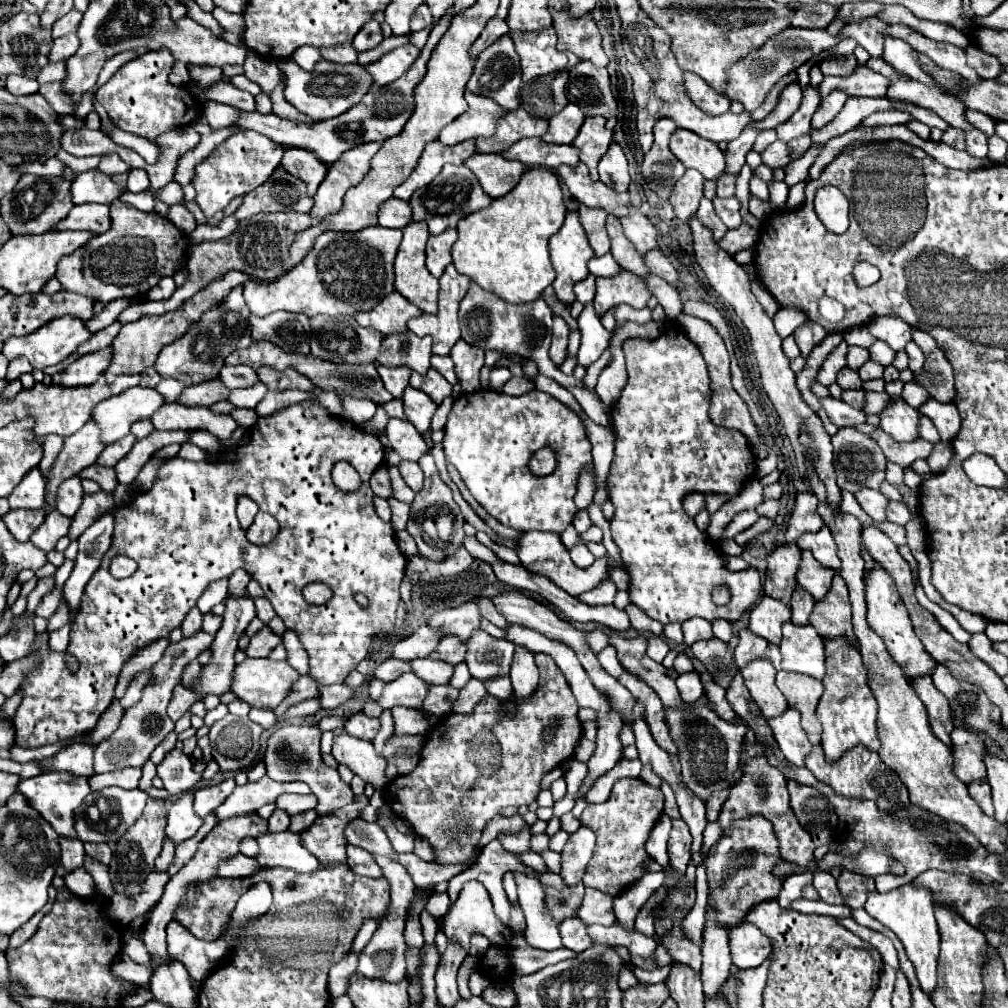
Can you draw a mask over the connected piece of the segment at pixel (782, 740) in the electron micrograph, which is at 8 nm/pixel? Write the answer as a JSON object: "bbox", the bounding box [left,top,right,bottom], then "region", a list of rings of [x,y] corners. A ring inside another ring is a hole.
{"bbox":[769,708,811,766],"region":[[[787,708],[781,716],[769,720],[769,724],[785,758],[795,766],[803,766],[803,758],[811,752],[811,742],[799,724],[799,712]]]}

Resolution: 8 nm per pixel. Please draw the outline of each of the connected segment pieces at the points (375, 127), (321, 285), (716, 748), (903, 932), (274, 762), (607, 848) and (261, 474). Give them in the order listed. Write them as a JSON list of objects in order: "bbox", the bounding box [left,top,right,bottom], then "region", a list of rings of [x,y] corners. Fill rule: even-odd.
[{"bbox":[233,7,452,162],"region":[[[452,7],[447,10],[447,16],[441,18],[441,22],[433,28],[433,32],[429,34],[429,40],[425,44],[425,48],[421,50],[421,56],[415,60],[413,68],[411,68],[411,74],[417,74],[417,80],[411,80],[409,86],[405,86],[405,76],[395,82],[395,86],[389,88],[387,86],[379,86],[375,84],[367,96],[361,100],[361,104],[353,106],[349,112],[337,116],[337,118],[331,118],[331,120],[323,120],[323,122],[317,122],[317,124],[301,124],[301,122],[293,122],[293,120],[287,120],[287,118],[279,118],[275,114],[259,114],[259,112],[245,112],[237,118],[237,122],[233,122],[233,126],[237,128],[243,128],[243,130],[255,130],[267,138],[271,138],[273,142],[277,144],[283,144],[283,146],[299,146],[299,148],[305,148],[305,150],[311,150],[315,152],[321,160],[325,162],[335,162],[343,152],[359,146],[359,144],[367,144],[367,142],[385,142],[387,138],[391,136],[397,136],[397,132],[401,132],[401,128],[407,124],[409,116],[413,114],[413,100],[405,100],[405,96],[413,96],[413,88],[417,86],[417,82],[425,76],[425,68],[427,68],[427,60],[431,58],[431,52],[433,48],[437,46],[437,42],[441,40],[441,36],[445,34],[445,30],[449,28],[449,20],[451,20]]]},{"bbox":[243,226,403,316],"region":[[[381,226],[363,228],[359,232],[325,232],[317,238],[313,250],[291,272],[271,284],[247,282],[243,296],[247,308],[255,316],[267,316],[275,310],[301,312],[305,316],[355,316],[361,310],[375,308],[389,292],[393,292],[393,260],[403,238],[401,230]]]},{"bbox":[665,706,747,800],"region":[[[705,706],[681,708],[681,710],[665,710],[671,726],[671,736],[679,746],[679,760],[681,760],[681,774],[683,782],[701,798],[707,800],[713,792],[729,786],[733,772],[737,770],[741,744],[747,732],[743,722],[731,724],[721,720],[713,710]]]},{"bbox":[863,884,939,994],"region":[[[905,884],[887,894],[871,892],[863,908],[867,910],[869,916],[877,918],[881,924],[891,928],[897,934],[897,938],[905,944],[907,956],[915,966],[923,992],[931,994],[931,990],[937,984],[935,970],[937,970],[937,952],[939,952],[939,930],[933,916],[933,892],[929,892],[929,888],[917,888],[915,884]]]},{"bbox":[265,726,355,816],"region":[[[283,726],[277,728],[265,750],[265,764],[267,764],[267,774],[277,780],[277,782],[301,781],[309,784],[311,792],[317,796],[318,805],[316,811],[318,816],[333,812],[345,804],[351,804],[355,794],[351,786],[347,786],[335,768],[329,768],[323,758],[321,758],[321,730],[317,726]]]},{"bbox":[581,778,663,896],"region":[[[623,778],[613,786],[605,804],[589,804],[581,816],[581,824],[595,832],[597,844],[593,860],[585,870],[583,884],[597,888],[609,896],[621,894],[647,874],[645,864],[651,856],[645,852],[645,842],[663,814],[663,792],[639,778]]]},{"bbox":[13,398,407,748],"region":[[[311,398],[259,418],[251,428],[247,444],[227,448],[225,456],[219,454],[213,462],[193,462],[183,460],[181,456],[163,462],[153,486],[145,492],[135,492],[129,504],[115,510],[113,544],[105,552],[99,570],[85,586],[81,606],[71,622],[67,652],[79,660],[79,670],[71,674],[65,668],[65,654],[49,649],[47,631],[36,633],[29,655],[37,654],[37,665],[27,672],[19,686],[23,700],[13,718],[15,744],[21,748],[39,748],[91,732],[101,712],[105,712],[113,700],[113,688],[123,664],[137,654],[137,650],[179,628],[201,592],[211,582],[231,576],[237,568],[253,574],[277,616],[285,622],[285,628],[297,632],[309,654],[309,676],[317,680],[317,684],[341,684],[347,674],[367,658],[377,632],[393,634],[395,608],[401,600],[399,584],[405,576],[407,558],[399,546],[395,546],[395,530],[391,524],[375,514],[373,492],[369,492],[369,476],[383,464],[383,460],[385,450],[373,434],[361,430],[361,426],[351,426],[349,420],[329,414]],[[339,460],[347,460],[359,472],[361,488],[357,492],[343,492],[333,484],[331,470]],[[239,496],[251,498],[259,504],[259,510],[277,518],[279,532],[273,542],[257,546],[245,538],[245,530],[239,526],[235,514]],[[117,554],[125,554],[139,564],[137,572],[127,580],[117,580],[109,574],[111,558]],[[311,582],[327,584],[333,590],[333,598],[321,606],[307,604],[301,590]],[[355,592],[363,592],[369,598],[369,608],[361,608],[355,602]]]}]

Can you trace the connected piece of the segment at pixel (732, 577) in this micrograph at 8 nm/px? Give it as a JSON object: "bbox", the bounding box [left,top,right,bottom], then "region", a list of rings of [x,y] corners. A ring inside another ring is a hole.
{"bbox":[607,326,761,624],"region":[[[677,326],[665,328],[655,340],[629,338],[623,342],[623,352],[627,356],[629,382],[621,392],[621,400],[617,400],[611,408],[611,426],[615,430],[617,442],[607,486],[609,500],[615,506],[615,516],[611,520],[613,540],[621,550],[623,566],[631,578],[631,602],[661,624],[681,624],[693,616],[705,618],[709,622],[713,618],[735,622],[743,612],[751,610],[761,596],[759,572],[755,568],[729,572],[719,548],[715,548],[715,544],[707,540],[707,535],[698,530],[694,519],[685,514],[683,496],[691,492],[737,496],[745,480],[755,476],[755,454],[751,452],[745,434],[715,426],[711,422],[711,388],[705,360],[699,348]],[[719,584],[727,584],[731,590],[731,602],[725,606],[717,606],[711,600],[711,590]]]}

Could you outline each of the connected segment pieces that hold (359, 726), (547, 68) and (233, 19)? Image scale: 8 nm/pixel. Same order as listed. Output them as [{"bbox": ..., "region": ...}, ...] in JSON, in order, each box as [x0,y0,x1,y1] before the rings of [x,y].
[{"bbox":[345,712,379,740],"region":[[[357,712],[345,722],[345,732],[349,736],[361,738],[361,740],[373,740],[377,736],[377,732],[379,732],[379,720],[369,718],[363,712]]]},{"bbox":[509,28,579,80],"region":[[[553,28],[537,30],[537,32],[509,32],[513,38],[515,50],[521,58],[523,80],[533,80],[545,76],[549,72],[567,70],[575,66],[579,60],[571,52],[559,52],[557,36]]]},{"bbox":[213,8,243,34],"region":[[[215,8],[213,10],[213,16],[217,18],[217,22],[229,30],[229,32],[235,32],[235,34],[241,34],[243,32],[243,16],[241,14],[229,14],[221,8]]]}]

